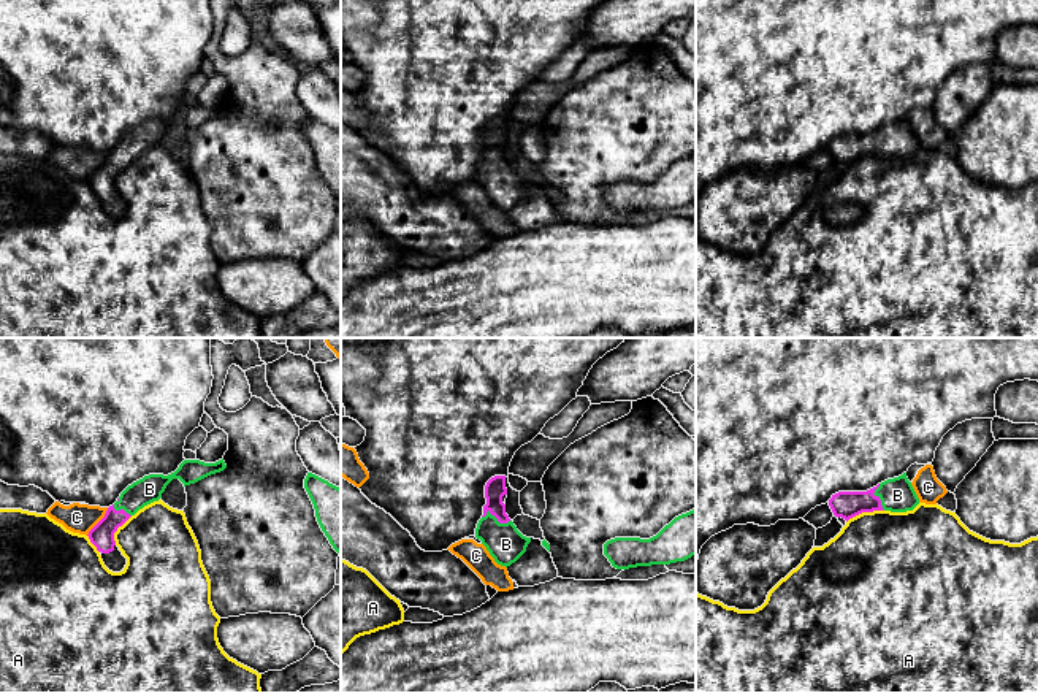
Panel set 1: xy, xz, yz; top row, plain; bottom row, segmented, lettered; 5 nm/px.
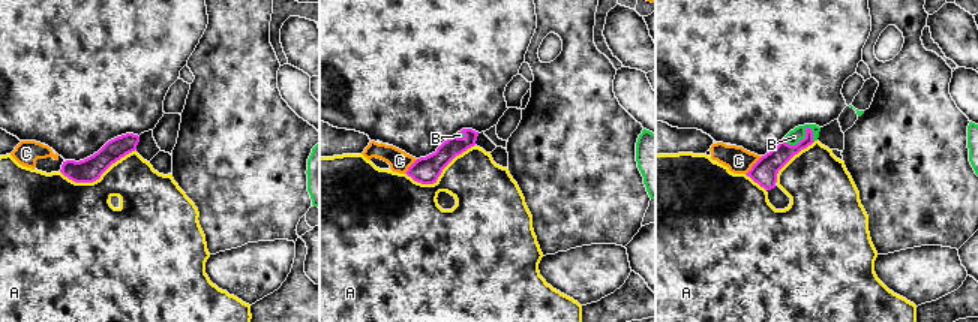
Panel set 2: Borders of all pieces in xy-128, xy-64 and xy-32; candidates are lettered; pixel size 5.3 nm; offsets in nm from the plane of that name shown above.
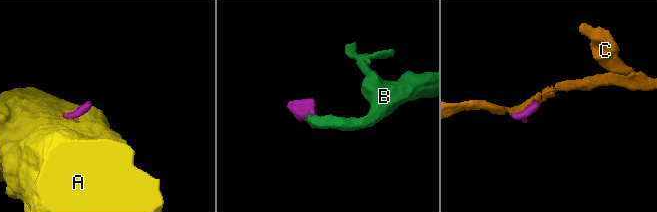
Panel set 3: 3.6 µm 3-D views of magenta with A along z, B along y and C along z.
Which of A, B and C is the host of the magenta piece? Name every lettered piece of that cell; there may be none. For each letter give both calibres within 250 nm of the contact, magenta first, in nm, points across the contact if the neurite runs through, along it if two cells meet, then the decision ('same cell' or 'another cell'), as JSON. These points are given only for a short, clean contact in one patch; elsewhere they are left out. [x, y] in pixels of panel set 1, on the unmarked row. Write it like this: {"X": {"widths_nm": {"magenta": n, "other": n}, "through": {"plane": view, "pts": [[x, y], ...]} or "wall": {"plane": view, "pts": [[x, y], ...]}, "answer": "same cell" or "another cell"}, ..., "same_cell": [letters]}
{"A": {"widths_nm": {"magenta": 140, "other": 480}, "answer": "another cell"}, "B": {"widths_nm": {"magenta": 110, "other": 190}, "through": {"plane": "xz", "pts": [[495, 134], [496, 162], [496, 176], [506, 189]]}, "answer": "same cell"}, "C": {"widths_nm": {"magenta": 120, "other": 150}, "wall": {"plane": "xy", "pts": [[108, 153], [105, 160], [86, 179]]}, "answer": "another cell"}, "same_cell": ["B"]}

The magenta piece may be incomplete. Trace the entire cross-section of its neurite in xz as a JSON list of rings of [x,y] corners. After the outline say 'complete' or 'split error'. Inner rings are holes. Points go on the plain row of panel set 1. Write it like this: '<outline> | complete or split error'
[[[506,121],[491,122],[485,130],[487,149],[477,168],[475,182],[498,209],[507,212],[526,197],[531,182],[523,181],[506,159],[504,140],[507,140]]] | split error

